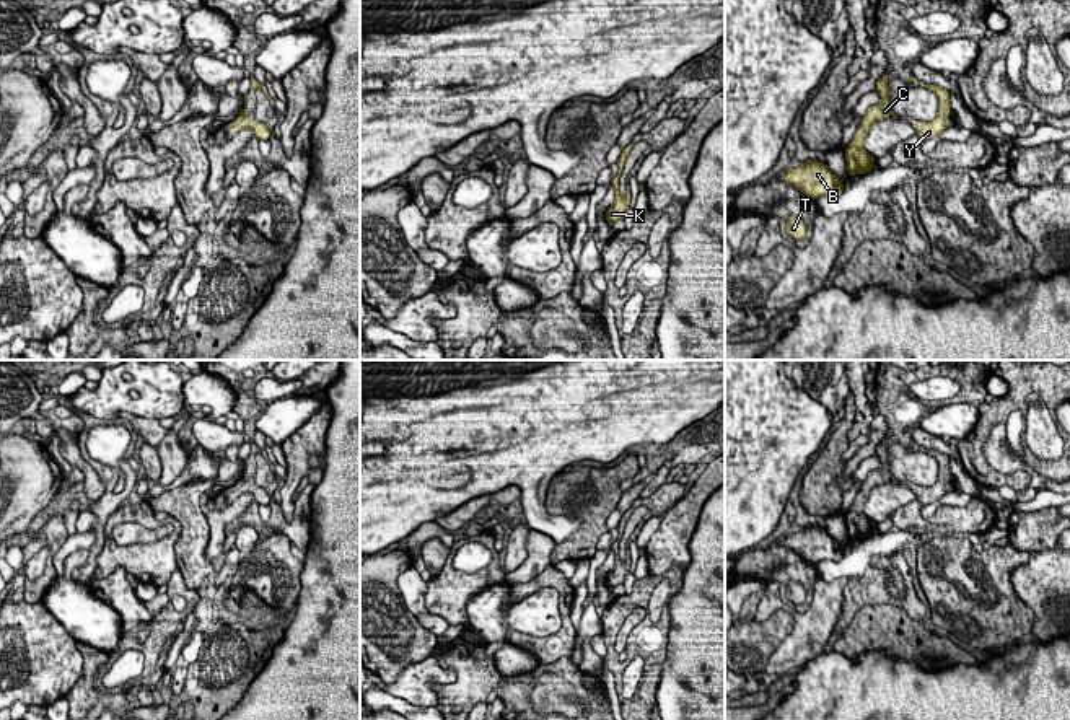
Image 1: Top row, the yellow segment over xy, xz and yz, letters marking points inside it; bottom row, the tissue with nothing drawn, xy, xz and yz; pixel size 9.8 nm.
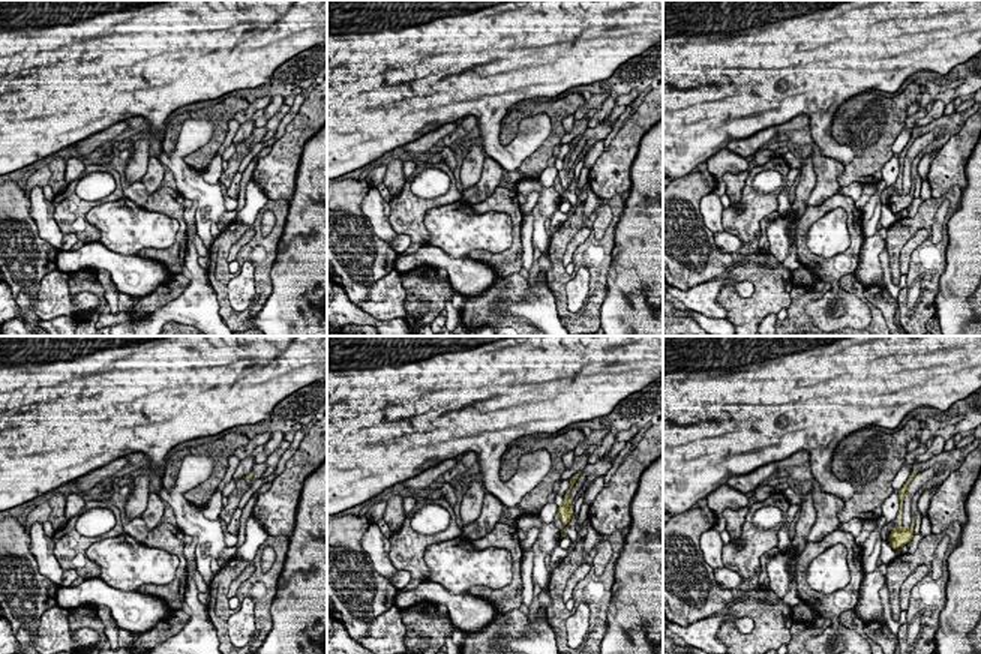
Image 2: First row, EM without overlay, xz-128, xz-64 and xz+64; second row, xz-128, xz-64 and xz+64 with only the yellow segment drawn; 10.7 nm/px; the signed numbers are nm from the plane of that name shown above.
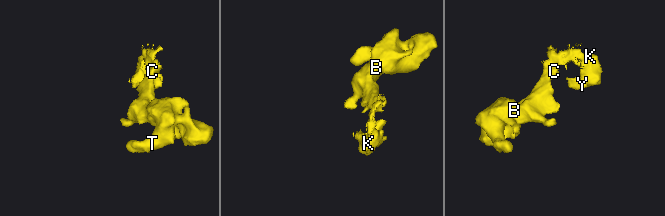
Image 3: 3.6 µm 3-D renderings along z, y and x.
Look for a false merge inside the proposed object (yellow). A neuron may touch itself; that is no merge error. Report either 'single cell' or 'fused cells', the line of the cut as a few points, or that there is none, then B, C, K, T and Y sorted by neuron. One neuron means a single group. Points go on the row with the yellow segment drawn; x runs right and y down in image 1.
single cell | no cut | B C K T Y

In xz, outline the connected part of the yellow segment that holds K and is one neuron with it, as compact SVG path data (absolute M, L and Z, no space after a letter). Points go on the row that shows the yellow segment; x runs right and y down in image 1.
M630 143L627 147L624 147L624 150L622 150L619 160L617 160L619 171L612 178L616 202L606 212L606 218L607 218L607 225L609 226L612 226L612 223L621 220L621 218L624 220L624 215L625 215L625 212L629 209L629 204L630 204L630 192L627 191L625 195L622 195L619 192L619 178L622 174L622 168L624 168L625 158L627 158L627 155L630 153L632 148L634 148L634 145L630 145Z

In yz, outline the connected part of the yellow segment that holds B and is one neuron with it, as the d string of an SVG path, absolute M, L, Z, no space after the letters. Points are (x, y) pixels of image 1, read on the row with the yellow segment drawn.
M811 158L798 168L788 168L783 171L782 181L792 184L809 199L818 199L822 195L837 197L842 194L845 184L839 181L826 163L813 161Z

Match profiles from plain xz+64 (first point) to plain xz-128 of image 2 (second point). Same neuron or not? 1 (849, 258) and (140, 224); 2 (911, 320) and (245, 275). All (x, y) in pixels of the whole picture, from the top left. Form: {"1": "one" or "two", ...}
{"1": "two", "2": "two"}

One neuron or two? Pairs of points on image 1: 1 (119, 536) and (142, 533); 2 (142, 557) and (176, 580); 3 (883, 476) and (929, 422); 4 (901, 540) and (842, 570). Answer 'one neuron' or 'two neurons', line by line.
1: one neuron
2: two neurons
3: two neurons
4: one neuron

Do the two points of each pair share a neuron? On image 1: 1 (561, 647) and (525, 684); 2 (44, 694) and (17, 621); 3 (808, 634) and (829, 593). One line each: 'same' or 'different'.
1: different
2: same
3: same

